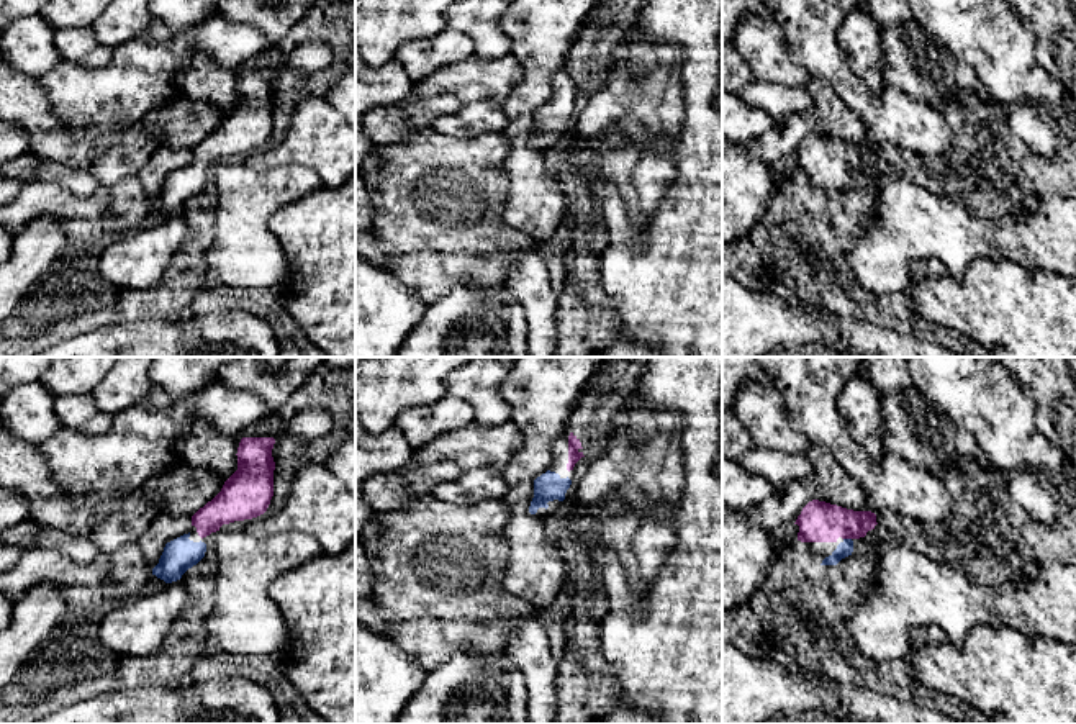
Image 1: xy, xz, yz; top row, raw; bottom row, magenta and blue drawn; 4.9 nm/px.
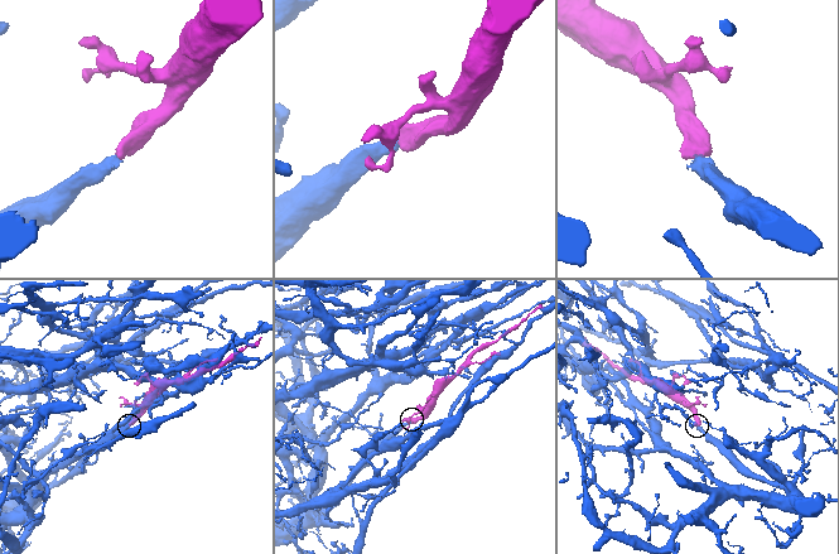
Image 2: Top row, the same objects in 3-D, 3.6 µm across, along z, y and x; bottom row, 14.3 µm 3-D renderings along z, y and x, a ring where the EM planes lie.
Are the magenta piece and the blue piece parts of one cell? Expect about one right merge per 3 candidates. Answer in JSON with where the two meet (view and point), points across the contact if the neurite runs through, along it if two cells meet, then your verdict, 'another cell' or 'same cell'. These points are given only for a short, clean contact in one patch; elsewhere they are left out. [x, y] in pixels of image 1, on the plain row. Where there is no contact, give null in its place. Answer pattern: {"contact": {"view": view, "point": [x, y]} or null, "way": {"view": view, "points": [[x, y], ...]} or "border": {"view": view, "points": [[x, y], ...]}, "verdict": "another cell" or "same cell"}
{"contact": {"view": "yz", "point": [847, 171]}, "way": {"view": "yz", "points": [[819, 154], [832, 156], [847, 171], [844, 182]]}, "verdict": "same cell"}

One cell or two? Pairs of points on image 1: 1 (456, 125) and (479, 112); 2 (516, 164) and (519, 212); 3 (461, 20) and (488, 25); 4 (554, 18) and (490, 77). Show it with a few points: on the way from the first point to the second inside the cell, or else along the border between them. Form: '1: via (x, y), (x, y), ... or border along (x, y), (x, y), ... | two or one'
1: via (461, 123), (474, 117) | one
2: via (519, 176), (519, 200) | one
3: via (467, 20), (482, 22) | one
4: border along (510, 51), (523, 69), (523, 81), (511, 94) | two

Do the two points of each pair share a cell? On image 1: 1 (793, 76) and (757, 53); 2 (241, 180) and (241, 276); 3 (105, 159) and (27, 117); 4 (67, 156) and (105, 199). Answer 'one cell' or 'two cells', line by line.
1: one cell
2: one cell
3: one cell
4: two cells

